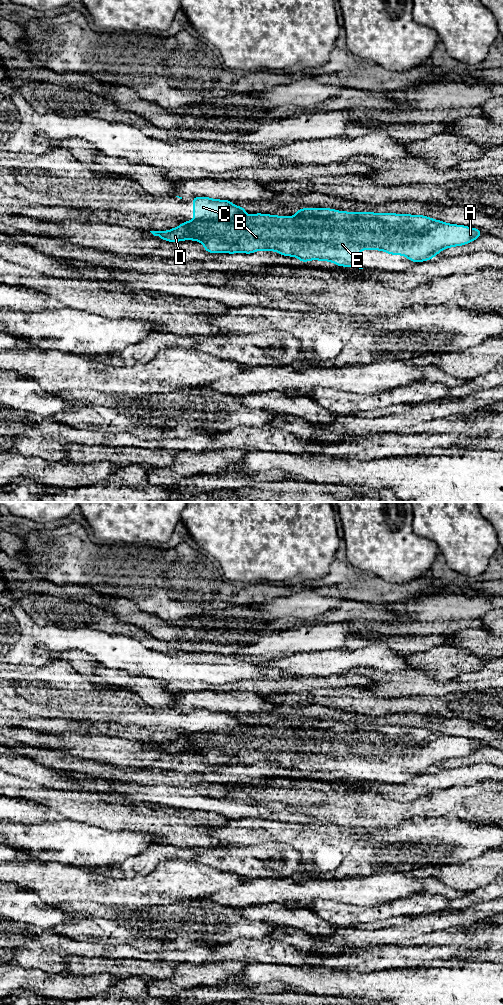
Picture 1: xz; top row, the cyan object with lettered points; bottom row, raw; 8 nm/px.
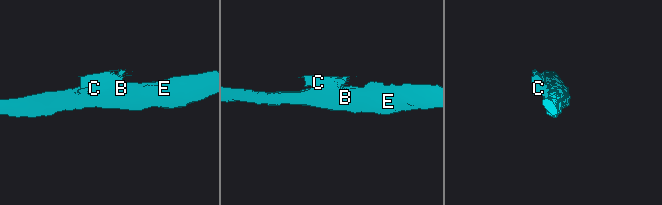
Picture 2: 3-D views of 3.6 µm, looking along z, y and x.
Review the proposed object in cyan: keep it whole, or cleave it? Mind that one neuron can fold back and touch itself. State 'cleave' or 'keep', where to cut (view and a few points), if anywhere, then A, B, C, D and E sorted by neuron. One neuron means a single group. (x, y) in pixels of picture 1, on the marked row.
cleave; cut xz (244, 216), (240, 218), (195, 219); groups A B D E / C

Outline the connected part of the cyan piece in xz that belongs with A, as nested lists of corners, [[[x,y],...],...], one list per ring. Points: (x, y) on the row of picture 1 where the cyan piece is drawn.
[[[304,208],[296,211],[292,217],[255,213],[241,219],[199,219],[185,221],[172,230],[150,231],[162,240],[178,242],[182,240],[196,240],[204,244],[204,250],[210,253],[255,253],[257,250],[277,251],[283,256],[294,256],[306,263],[308,260],[331,261],[337,266],[363,269],[363,265],[355,259],[361,250],[382,250],[390,255],[398,254],[407,257],[412,262],[423,262],[449,247],[468,244],[479,238],[482,231],[464,225],[447,224],[440,220],[431,219],[423,215],[371,213],[371,212],[344,212],[332,208]]]

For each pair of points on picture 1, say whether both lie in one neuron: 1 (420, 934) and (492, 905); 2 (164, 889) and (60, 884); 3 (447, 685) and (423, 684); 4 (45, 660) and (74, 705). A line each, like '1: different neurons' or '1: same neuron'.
1: same neuron
2: same neuron
3: same neuron
4: different neurons

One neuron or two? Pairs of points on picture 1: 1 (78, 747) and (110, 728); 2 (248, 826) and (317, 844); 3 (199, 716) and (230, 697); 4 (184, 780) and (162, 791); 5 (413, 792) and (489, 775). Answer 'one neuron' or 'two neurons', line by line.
1: two neurons
2: one neuron
3: two neurons
4: two neurons
5: one neuron

